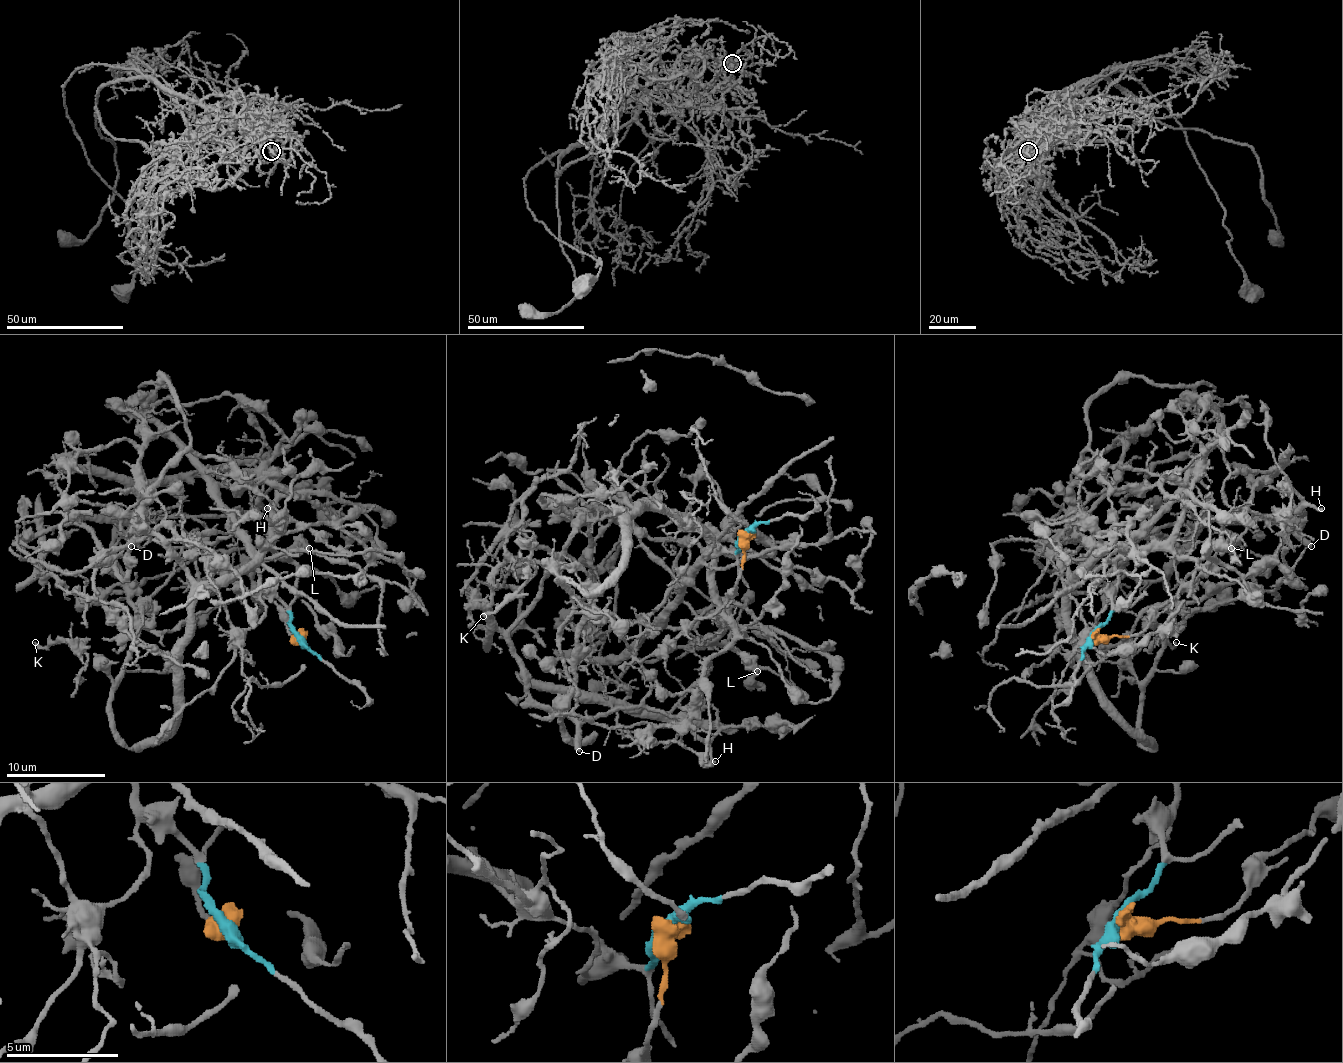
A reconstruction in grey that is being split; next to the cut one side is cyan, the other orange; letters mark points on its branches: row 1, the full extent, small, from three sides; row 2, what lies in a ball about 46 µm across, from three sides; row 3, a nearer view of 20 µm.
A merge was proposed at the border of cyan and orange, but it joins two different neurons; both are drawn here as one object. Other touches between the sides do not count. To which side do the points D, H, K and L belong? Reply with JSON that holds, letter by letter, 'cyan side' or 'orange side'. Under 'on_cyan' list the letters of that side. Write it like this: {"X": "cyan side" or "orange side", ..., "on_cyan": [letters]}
{"D": "orange side", "H": "orange side", "K": "cyan side", "L": "cyan side", "on_cyan": ["K", "L"]}

